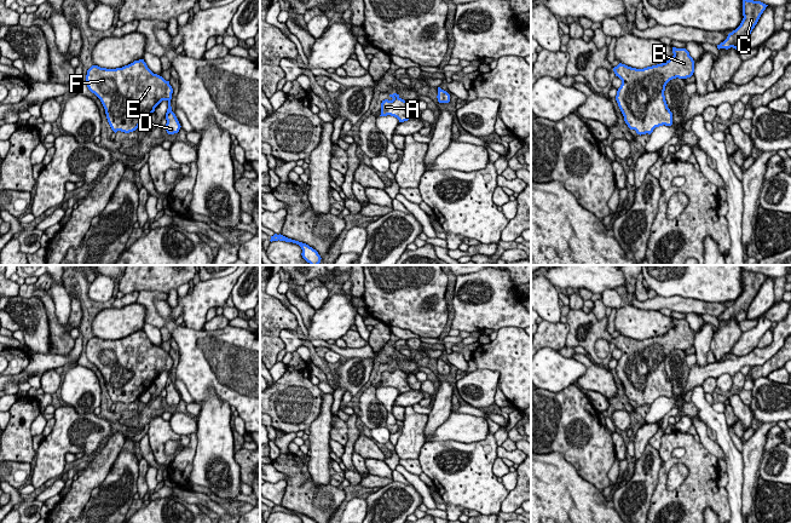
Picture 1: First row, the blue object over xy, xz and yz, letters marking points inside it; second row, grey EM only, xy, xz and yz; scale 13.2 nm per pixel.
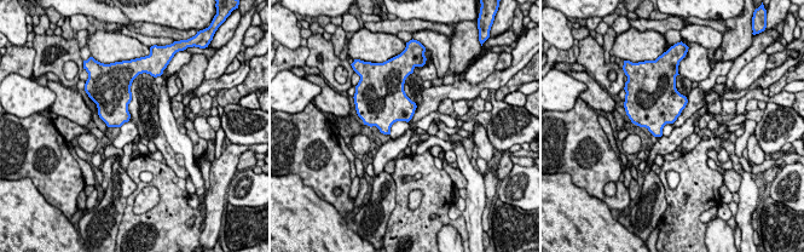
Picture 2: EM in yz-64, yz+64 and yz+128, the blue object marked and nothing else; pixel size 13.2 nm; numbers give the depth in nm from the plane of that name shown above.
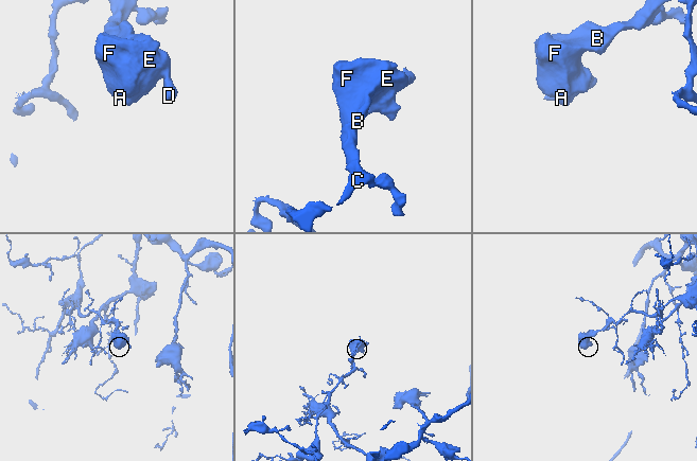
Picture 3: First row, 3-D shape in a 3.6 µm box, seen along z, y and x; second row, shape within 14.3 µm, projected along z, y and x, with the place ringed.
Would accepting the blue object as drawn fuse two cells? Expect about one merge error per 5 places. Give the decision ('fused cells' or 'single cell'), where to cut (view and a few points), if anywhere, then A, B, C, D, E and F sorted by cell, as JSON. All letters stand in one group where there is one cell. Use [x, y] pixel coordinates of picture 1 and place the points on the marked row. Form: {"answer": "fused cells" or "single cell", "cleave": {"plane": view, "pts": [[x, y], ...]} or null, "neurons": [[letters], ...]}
{"answer": "single cell", "cleave": null, "neurons": [["A", "B", "C", "D", "E", "F"]]}

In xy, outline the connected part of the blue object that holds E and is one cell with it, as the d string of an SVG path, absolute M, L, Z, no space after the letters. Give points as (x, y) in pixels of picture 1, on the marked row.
M144 59L116 69L92 65L86 81L88 90L100 99L115 133L129 133L139 128L162 100L168 102L167 133L179 132L181 126L171 107L173 88L169 81L154 74Z

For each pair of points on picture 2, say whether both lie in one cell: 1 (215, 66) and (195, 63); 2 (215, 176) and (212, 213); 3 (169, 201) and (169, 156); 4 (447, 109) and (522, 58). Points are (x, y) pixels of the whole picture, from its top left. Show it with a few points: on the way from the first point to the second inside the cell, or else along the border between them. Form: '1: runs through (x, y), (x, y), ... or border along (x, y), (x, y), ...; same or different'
1: border along (209, 58), (203, 78); different
2: runs through (215, 185), (214, 204); same
3: border along (166, 162), (179, 177), (185, 179); different
4: border along (452, 101), (443, 99), (437, 110); different

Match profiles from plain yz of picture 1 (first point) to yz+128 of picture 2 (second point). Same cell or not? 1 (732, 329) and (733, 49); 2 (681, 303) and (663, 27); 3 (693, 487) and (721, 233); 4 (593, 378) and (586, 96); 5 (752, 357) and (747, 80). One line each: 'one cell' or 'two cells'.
1: one cell
2: one cell
3: two cells
4: one cell
5: two cells

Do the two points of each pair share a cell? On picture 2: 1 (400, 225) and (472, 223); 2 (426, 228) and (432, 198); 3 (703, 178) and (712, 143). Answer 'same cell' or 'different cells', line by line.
1: different cells
2: same cell
3: same cell

